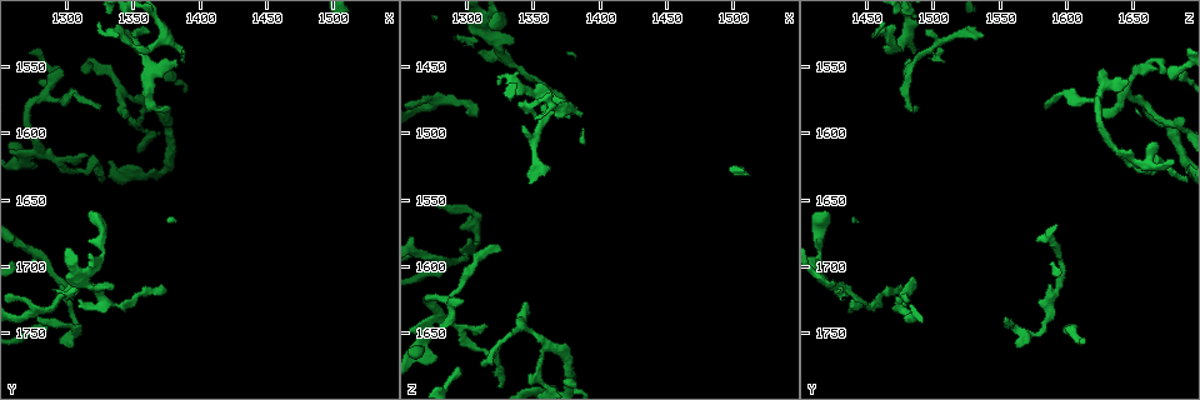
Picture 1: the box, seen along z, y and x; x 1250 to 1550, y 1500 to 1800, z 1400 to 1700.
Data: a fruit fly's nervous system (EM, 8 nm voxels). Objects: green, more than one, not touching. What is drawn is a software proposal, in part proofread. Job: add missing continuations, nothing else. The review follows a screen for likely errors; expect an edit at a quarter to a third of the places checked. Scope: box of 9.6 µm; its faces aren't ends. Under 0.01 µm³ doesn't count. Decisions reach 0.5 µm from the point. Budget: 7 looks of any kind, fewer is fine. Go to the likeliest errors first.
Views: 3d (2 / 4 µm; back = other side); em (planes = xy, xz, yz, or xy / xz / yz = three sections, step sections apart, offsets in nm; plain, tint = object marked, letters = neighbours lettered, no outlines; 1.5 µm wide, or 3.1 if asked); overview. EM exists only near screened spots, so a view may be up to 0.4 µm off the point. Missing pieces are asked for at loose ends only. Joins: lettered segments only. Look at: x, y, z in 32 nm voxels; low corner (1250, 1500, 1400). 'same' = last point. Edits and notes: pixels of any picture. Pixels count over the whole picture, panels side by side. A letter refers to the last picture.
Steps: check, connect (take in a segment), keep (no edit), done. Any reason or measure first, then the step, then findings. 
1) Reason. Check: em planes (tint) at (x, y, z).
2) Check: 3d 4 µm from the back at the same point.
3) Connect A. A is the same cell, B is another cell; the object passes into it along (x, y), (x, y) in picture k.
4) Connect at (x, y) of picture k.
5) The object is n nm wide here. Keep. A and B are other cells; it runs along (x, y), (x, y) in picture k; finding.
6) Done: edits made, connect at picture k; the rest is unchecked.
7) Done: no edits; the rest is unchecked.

Branch stops here. Check: em xy step 4 (letters) at (1380, 1582, 1488).

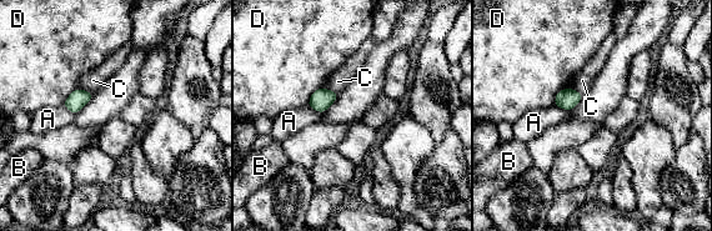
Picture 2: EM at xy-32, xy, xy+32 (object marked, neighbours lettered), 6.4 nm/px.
Check: em planes (letters) at the same point.

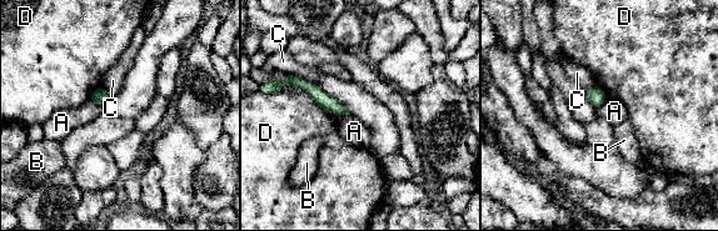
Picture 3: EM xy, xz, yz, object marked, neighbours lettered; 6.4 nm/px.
Keep. A, B, C and D are other cells; it runs along (293, 80), (310, 88), (342, 111) in picture 3; no lettered segment goes on from it.

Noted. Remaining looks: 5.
Check: 3d 4 µm at (1326, 1578, 1588).

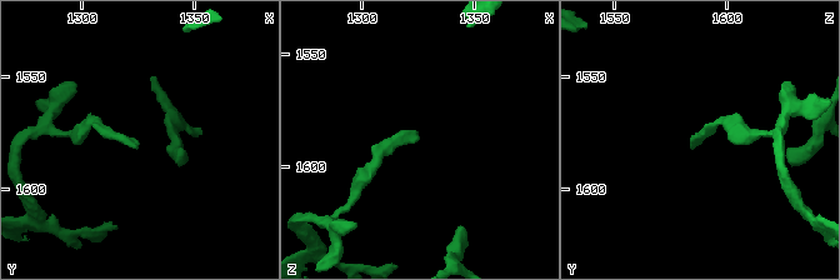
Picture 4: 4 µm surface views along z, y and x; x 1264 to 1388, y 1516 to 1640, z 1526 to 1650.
Now the EM. Check: em planes (letters) at (1325, 1581, 1587).

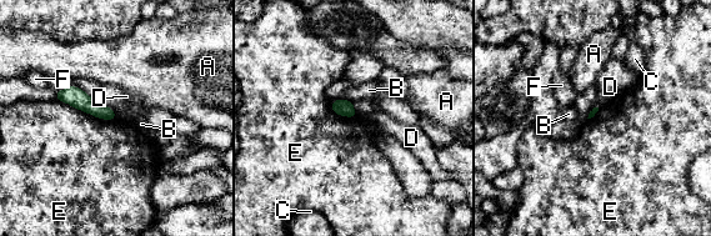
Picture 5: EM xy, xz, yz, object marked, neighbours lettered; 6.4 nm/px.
Keep. A, B, C, D, E and F are other cells; none of them fits.

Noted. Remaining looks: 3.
Free end. Check: em planes (tint) at (1298, 1552, 1626).

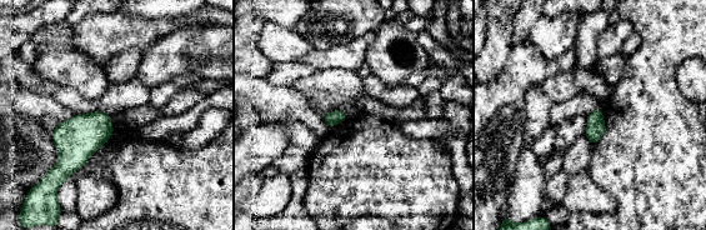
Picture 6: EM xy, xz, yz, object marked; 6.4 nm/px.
Check: em planes (letters) at the same point.

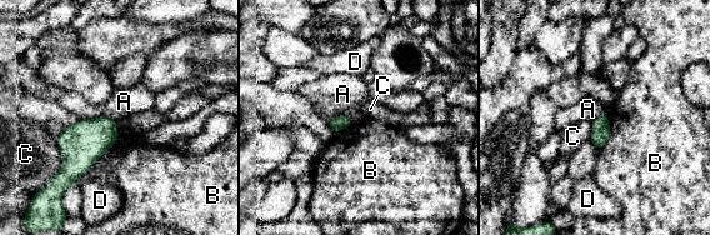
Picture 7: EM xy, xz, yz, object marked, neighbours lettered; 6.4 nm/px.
The object is 90 nm wide here. Keep. A, B, C and D are other cells; a border runs along (80, 118), (109, 116), (116, 123) in picture 7; no lettered segment goes on from it.

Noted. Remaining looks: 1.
Done: no edits; the rest is unchecked.

